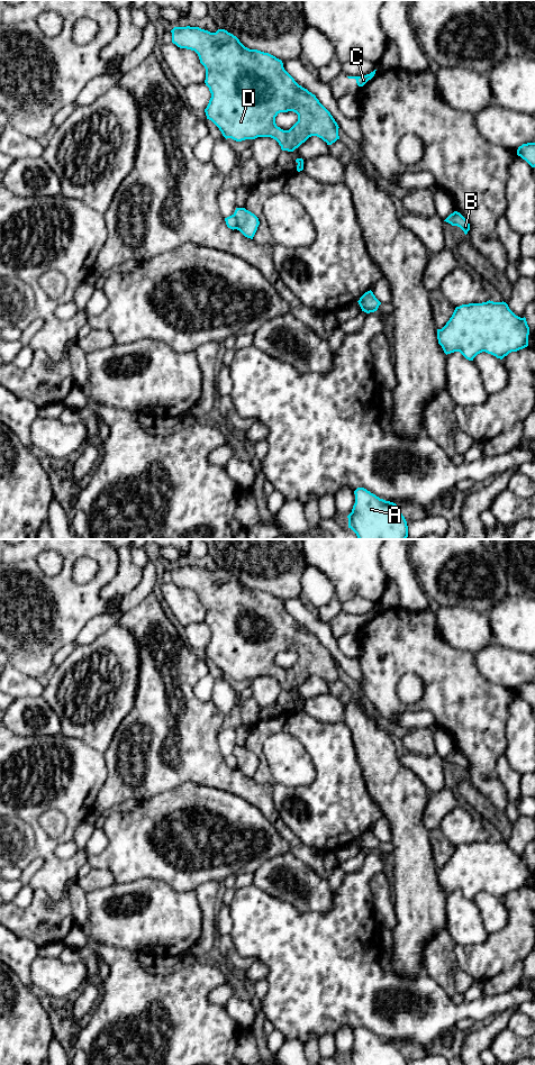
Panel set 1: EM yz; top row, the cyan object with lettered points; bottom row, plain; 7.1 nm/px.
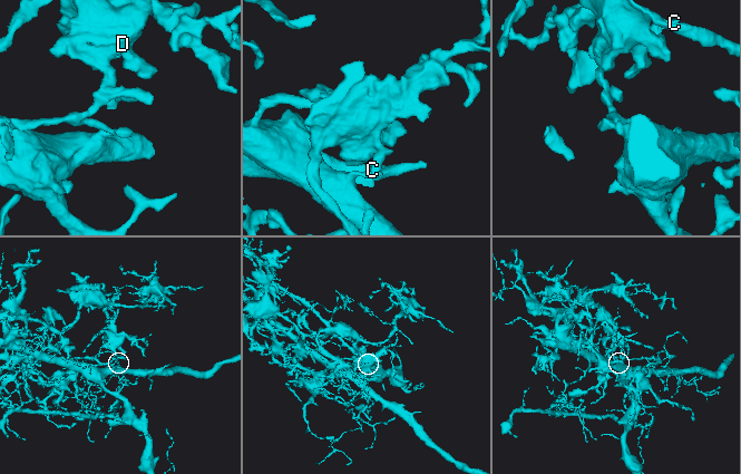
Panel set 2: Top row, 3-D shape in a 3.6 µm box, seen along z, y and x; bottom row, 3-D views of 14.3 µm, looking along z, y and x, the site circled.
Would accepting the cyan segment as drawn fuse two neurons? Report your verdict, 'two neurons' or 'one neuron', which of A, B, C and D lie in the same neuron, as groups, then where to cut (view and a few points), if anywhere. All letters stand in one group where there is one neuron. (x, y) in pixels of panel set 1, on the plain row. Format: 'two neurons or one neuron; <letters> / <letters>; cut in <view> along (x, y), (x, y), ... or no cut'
two neurons; A / B C D; cut in yz along (233, 754), (237, 761), (237, 767)

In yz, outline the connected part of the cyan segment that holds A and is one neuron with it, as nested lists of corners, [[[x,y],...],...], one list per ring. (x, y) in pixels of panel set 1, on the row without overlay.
[[[364,1027],[354,1030],[355,1043],[347,1055],[348,1065],[407,1065],[400,1047]]]

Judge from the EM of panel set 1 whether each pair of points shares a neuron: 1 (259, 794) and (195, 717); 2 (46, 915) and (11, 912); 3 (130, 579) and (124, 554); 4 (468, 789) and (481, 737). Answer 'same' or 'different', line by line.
1: same
2: same
3: same
4: different

